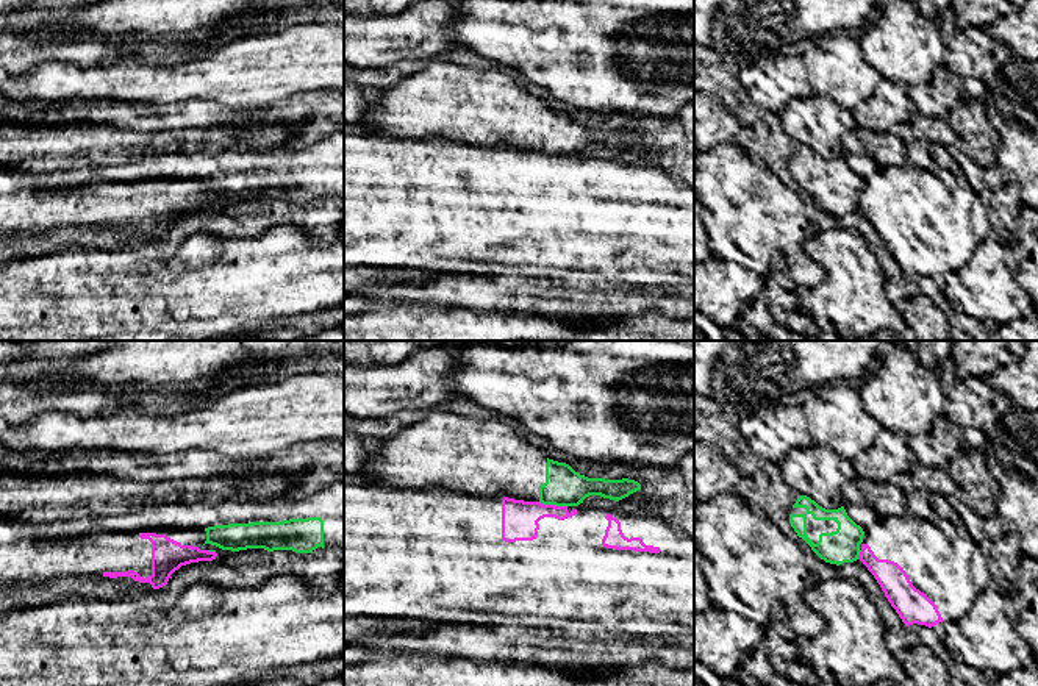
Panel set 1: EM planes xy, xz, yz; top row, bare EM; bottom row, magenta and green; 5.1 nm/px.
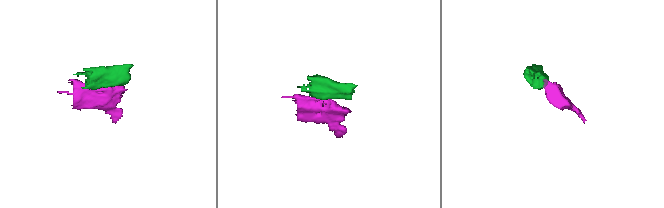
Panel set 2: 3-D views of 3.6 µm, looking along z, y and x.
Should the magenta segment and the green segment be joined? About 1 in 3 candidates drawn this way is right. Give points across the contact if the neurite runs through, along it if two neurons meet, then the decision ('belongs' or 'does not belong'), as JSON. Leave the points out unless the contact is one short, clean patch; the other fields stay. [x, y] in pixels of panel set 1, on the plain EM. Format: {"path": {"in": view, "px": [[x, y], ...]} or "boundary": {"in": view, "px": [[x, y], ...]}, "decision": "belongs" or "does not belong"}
{"boundary": {"in": "xz", "px": [[538, 152], [566, 157]]}, "decision": "does not belong"}

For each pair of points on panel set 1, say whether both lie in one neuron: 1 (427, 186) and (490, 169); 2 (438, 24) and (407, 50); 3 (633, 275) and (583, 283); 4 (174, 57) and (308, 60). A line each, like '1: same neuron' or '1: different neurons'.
1: same neuron
2: same neuron
3: different neurons
4: different neurons

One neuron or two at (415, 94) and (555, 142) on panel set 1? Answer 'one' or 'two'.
one

